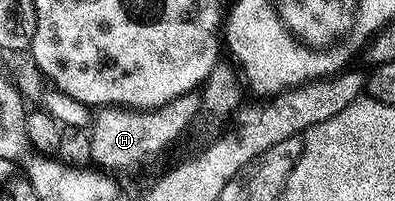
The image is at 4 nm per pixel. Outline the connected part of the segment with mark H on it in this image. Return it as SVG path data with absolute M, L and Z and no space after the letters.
M192 92L152 112L102 108L91 125L91 161L105 171L129 169L147 163L175 142L193 119L198 118L199 112L200 96Z

